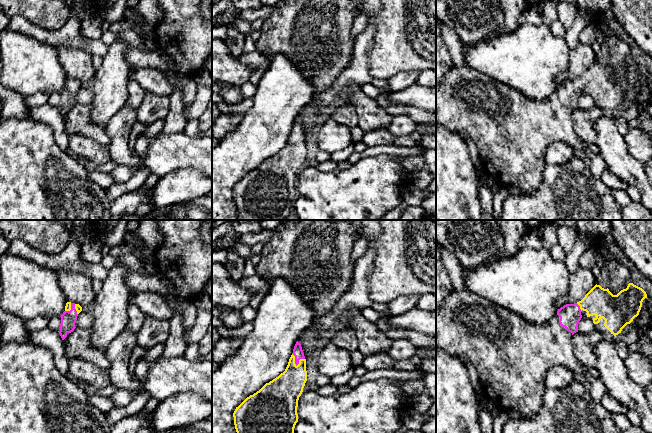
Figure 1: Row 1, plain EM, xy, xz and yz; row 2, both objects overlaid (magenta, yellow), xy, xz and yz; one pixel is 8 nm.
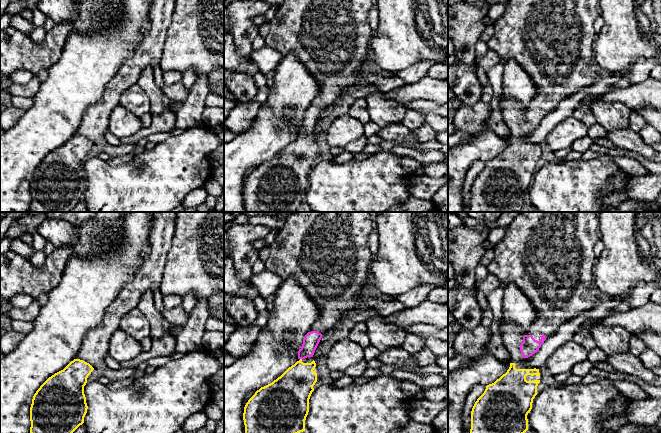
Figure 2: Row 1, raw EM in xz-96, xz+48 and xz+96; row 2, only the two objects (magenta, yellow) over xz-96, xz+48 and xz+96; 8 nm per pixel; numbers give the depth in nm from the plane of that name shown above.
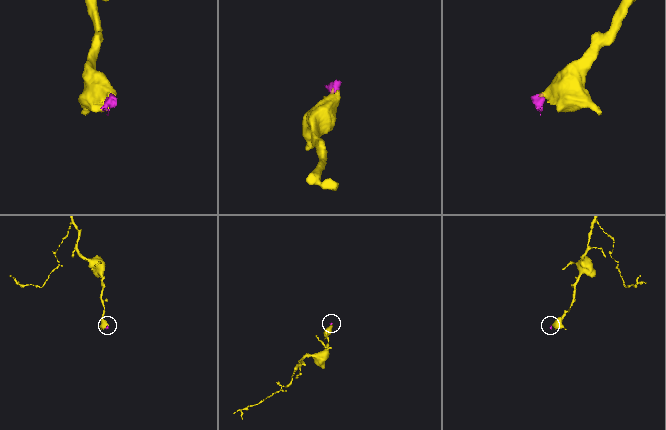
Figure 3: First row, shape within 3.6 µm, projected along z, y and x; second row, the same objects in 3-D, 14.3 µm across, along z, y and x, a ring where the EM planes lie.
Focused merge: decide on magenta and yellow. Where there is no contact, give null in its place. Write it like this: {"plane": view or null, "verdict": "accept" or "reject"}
{"plane": "xz", "verdict": "accept"}

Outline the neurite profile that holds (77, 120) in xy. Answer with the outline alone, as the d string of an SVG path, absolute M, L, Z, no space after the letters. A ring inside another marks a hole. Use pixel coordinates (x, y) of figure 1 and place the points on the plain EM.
M75 104L63 116L67 135L78 134L90 138L103 146L108 146L110 137L105 127L99 126L91 120L91 107L86 104Z

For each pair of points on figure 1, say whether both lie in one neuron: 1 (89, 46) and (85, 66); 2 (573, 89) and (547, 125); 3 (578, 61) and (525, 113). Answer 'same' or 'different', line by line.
1: different
2: same
3: different

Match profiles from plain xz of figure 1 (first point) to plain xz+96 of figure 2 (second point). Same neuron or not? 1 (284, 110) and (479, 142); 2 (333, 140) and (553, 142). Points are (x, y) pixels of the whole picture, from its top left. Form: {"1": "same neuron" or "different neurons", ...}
{"1": "same neuron", "2": "same neuron"}

